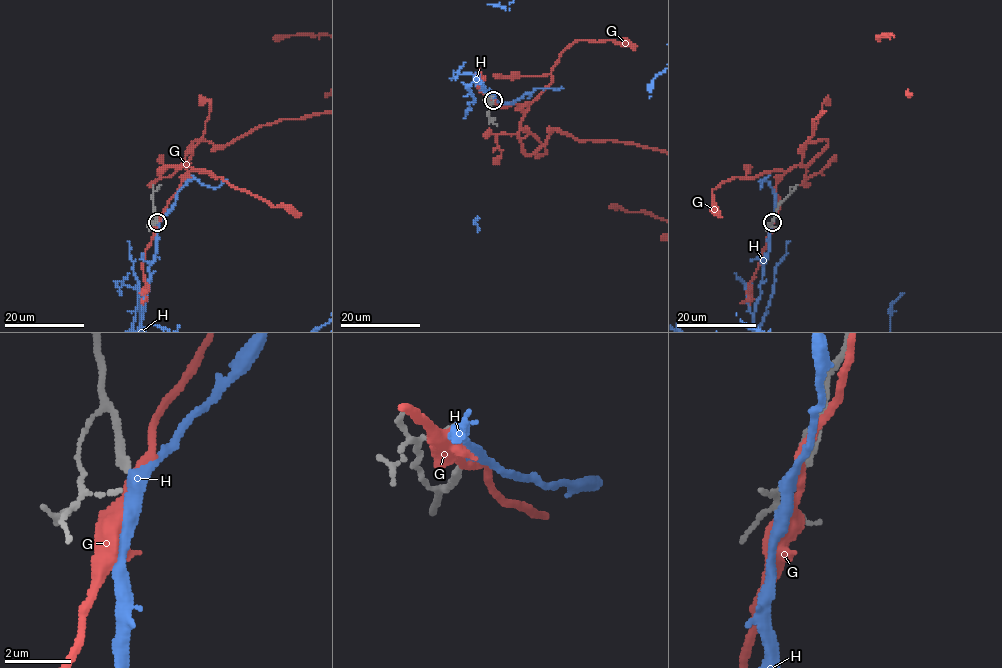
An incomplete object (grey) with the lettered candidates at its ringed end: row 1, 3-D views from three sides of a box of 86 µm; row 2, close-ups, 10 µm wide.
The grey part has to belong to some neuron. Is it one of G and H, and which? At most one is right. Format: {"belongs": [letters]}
{"belongs": ["H"]}

